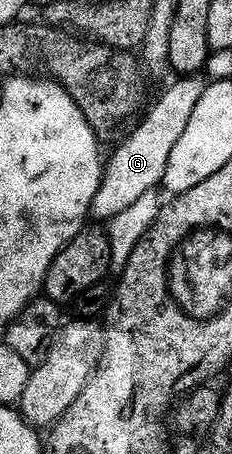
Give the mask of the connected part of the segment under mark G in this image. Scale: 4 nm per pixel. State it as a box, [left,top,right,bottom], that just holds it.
[89,72,209,220]

